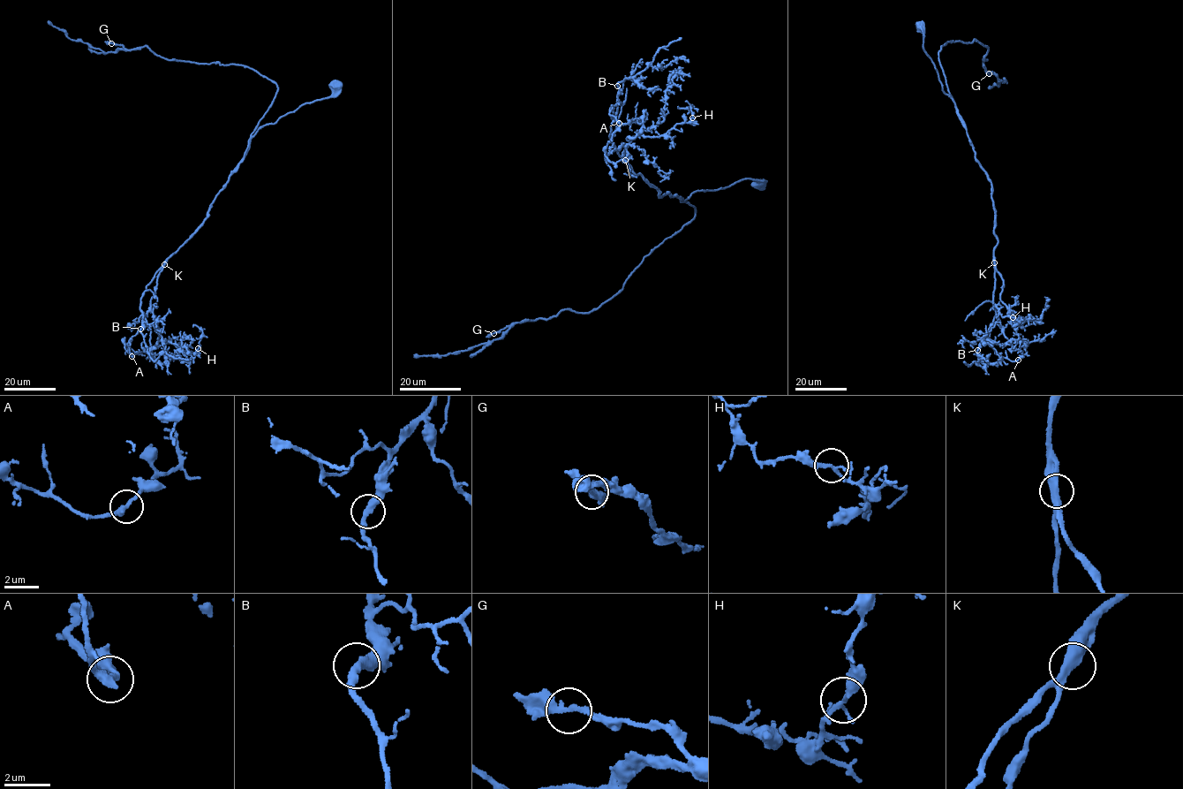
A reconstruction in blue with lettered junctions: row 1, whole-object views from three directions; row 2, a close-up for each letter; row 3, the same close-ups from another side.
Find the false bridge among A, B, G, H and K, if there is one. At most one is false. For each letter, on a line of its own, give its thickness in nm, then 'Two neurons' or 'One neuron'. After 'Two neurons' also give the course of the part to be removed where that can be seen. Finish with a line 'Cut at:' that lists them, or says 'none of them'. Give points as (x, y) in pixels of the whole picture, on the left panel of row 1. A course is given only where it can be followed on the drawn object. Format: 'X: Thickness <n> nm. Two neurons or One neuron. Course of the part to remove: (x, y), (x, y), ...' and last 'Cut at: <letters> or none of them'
A: Thickness 340 nm. One neuron
B: Thickness 340 nm. One neuron
G: Thickness 240 nm. One neuron
H: Thickness 190 nm. One neuron
K: Thickness 360 nm. One neuron
Cut at: none of them

